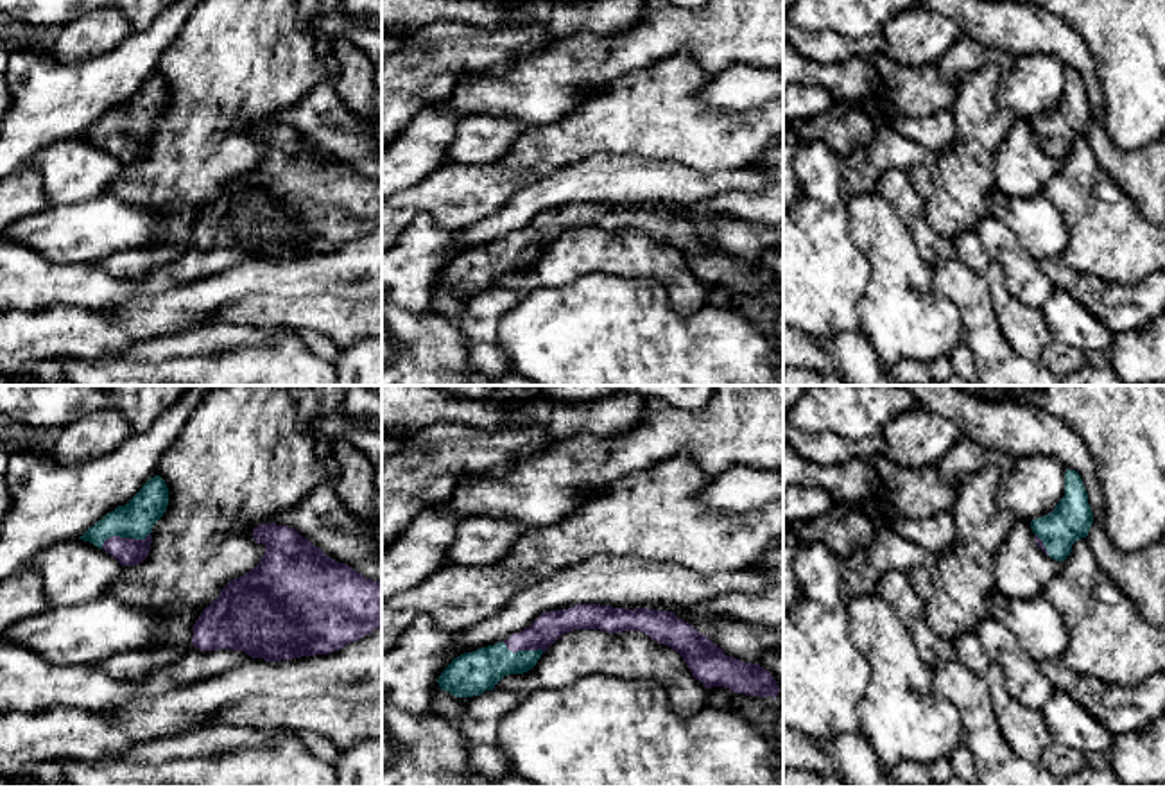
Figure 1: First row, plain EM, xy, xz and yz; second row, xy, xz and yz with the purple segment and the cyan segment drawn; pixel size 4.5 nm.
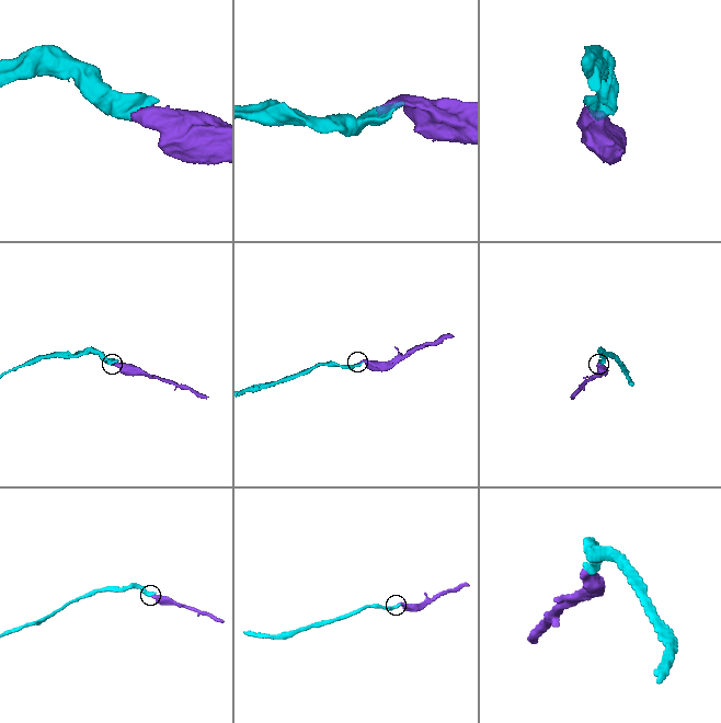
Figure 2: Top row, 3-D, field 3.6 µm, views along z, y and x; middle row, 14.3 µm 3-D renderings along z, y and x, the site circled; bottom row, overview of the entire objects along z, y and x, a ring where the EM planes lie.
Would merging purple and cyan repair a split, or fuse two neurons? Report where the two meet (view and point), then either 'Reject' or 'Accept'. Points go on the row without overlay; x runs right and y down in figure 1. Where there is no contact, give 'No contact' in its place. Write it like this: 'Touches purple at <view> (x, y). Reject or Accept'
Touches purple at xy (124, 137). Accept

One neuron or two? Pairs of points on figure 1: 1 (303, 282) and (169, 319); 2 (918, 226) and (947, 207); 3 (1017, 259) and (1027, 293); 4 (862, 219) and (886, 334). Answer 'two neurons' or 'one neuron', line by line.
1: one neuron
2: two neurons
3: one neuron
4: one neuron

